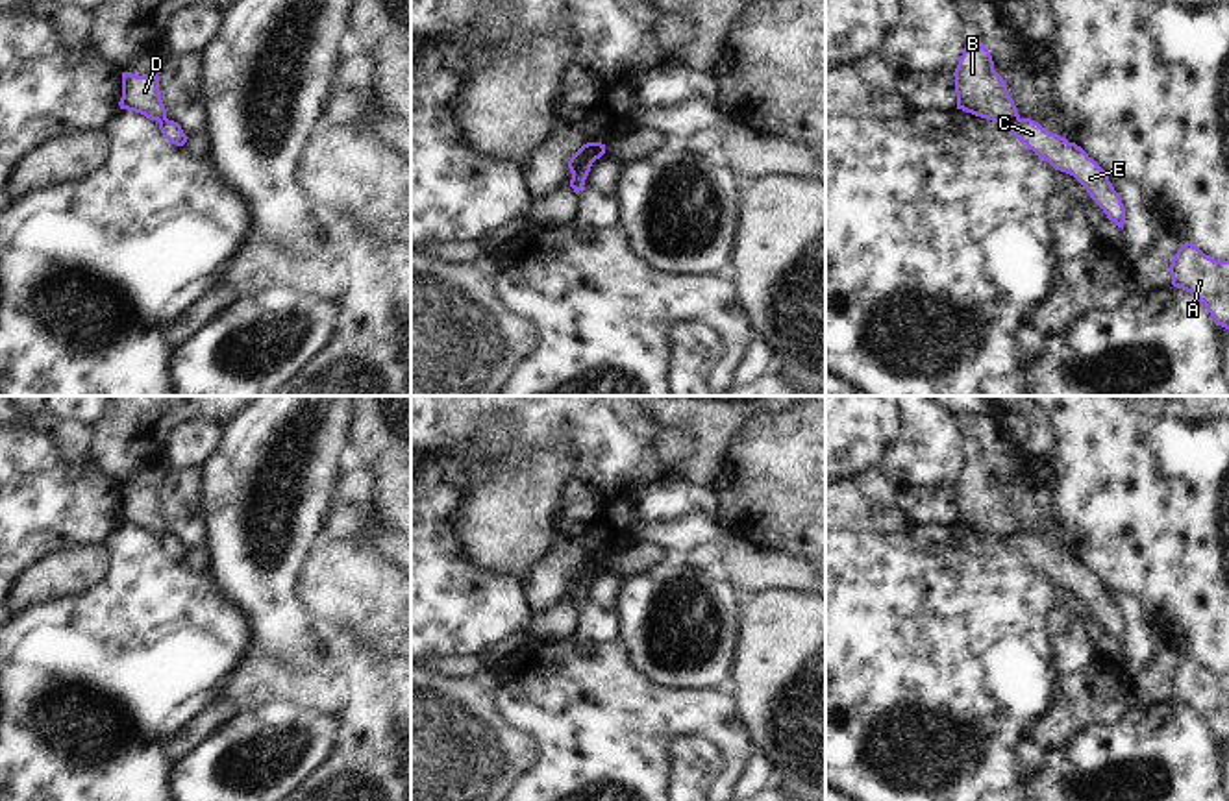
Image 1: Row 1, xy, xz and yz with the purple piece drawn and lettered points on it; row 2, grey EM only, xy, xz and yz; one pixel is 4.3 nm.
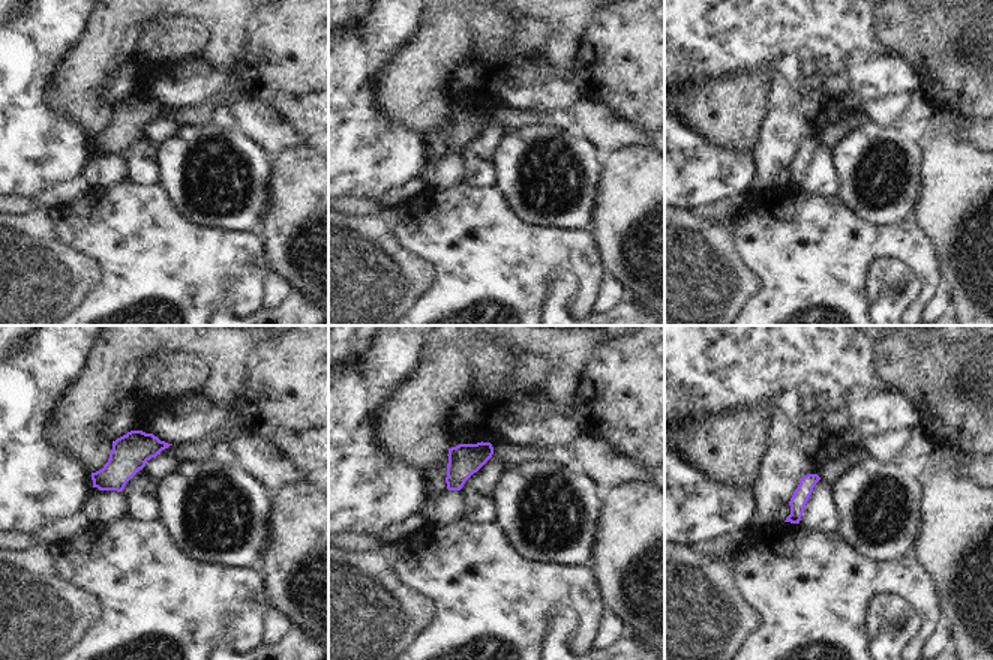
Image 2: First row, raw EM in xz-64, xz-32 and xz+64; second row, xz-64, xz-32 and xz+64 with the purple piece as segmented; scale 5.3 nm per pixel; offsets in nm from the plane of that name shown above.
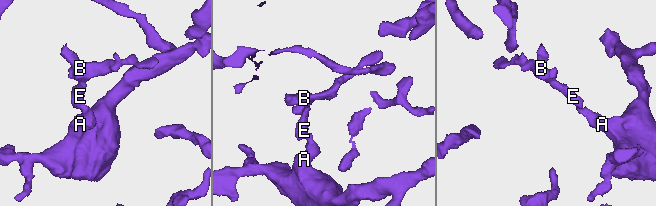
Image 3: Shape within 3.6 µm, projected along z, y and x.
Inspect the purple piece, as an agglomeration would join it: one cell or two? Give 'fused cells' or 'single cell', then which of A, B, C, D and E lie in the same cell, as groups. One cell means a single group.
fused cells; A C E / B D

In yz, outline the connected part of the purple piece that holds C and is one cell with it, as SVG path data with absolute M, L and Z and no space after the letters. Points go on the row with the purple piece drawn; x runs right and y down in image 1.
M1016 118L1005 126L1009 133L1020 139L1055 170L1074 176L1103 209L1107 218L1123 229L1125 209L1120 194L1109 181L1109 174L1081 146L1048 131L1031 118Z

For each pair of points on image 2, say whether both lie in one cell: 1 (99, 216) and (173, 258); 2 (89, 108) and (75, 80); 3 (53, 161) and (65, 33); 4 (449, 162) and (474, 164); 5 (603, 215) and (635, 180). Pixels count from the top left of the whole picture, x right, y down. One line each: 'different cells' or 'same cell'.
1: same cell
2: same cell
3: same cell
4: different cells
5: same cell

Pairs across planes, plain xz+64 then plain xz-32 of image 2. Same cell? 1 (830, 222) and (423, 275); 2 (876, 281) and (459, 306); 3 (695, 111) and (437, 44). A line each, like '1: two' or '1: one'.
1: two
2: two
3: one

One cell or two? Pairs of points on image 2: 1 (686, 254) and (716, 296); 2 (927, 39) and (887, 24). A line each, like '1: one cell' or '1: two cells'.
1: one cell
2: one cell

